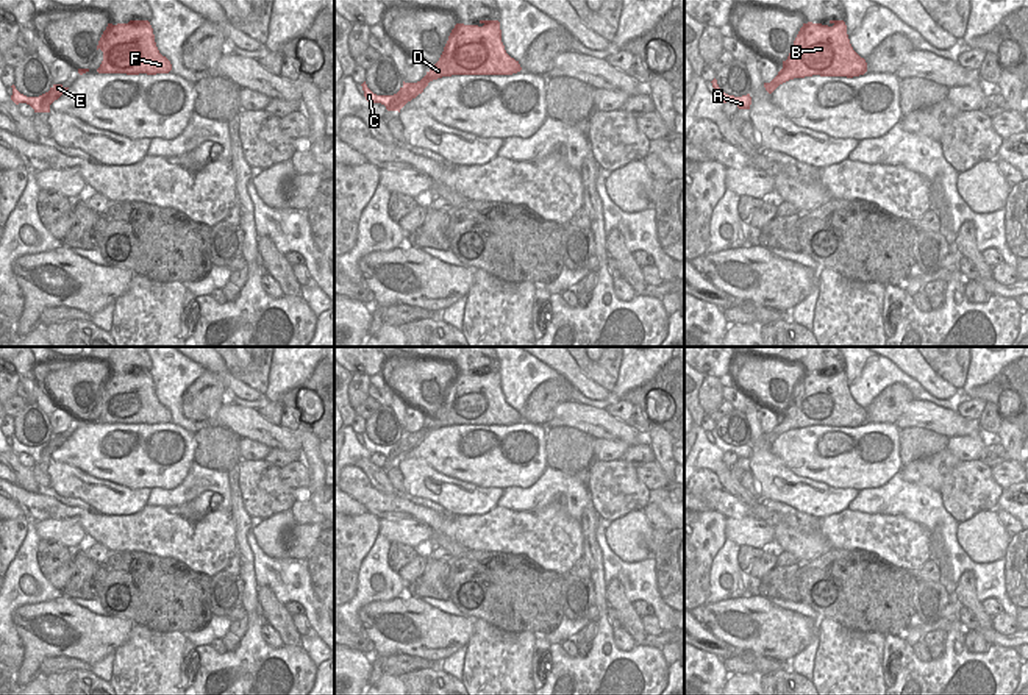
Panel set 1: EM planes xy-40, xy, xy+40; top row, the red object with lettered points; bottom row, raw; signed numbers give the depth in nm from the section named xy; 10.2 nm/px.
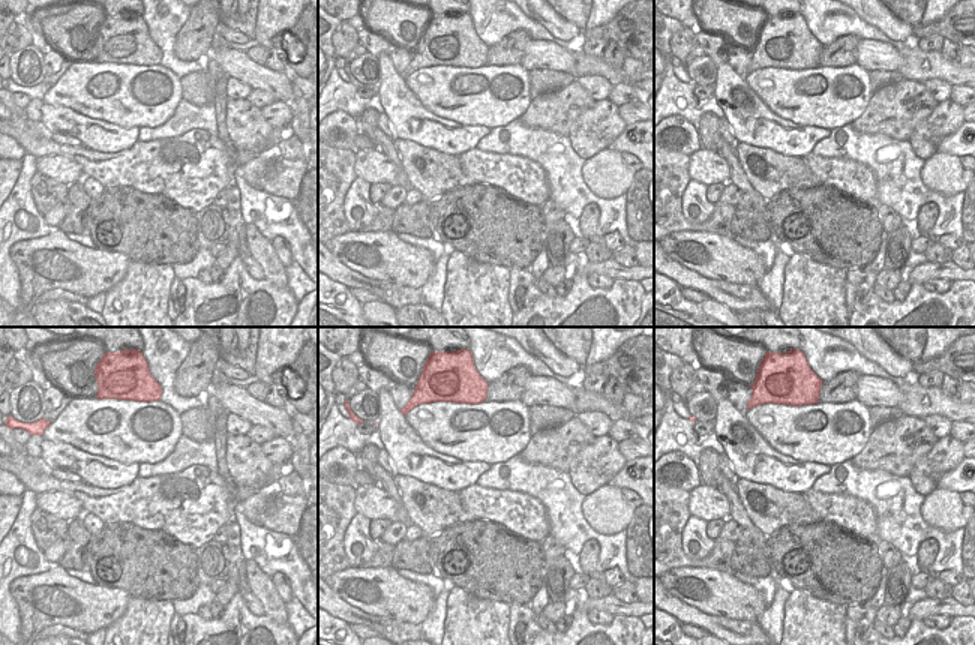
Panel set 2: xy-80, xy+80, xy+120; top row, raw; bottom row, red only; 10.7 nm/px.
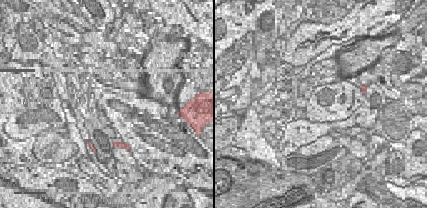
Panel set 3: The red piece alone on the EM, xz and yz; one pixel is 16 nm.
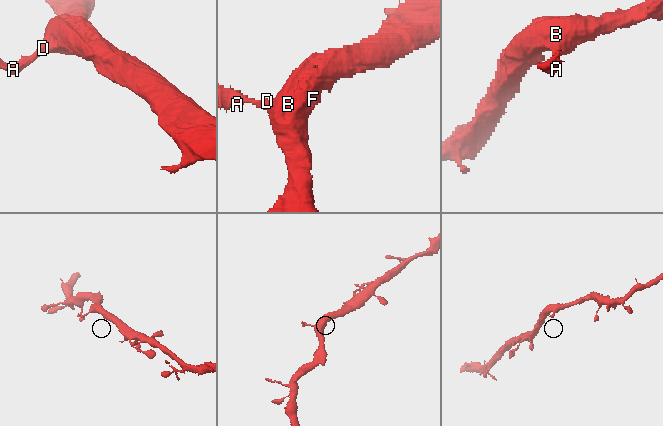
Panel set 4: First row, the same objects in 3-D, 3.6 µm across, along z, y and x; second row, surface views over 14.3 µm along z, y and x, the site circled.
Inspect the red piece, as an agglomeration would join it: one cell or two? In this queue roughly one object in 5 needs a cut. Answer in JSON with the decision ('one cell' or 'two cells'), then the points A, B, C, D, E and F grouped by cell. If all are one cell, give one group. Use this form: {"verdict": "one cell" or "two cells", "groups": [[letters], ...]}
{"verdict": "one cell", "groups": [["A", "B", "C", "D", "E", "F"]]}

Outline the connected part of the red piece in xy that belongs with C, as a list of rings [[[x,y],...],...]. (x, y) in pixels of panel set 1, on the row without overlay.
[[[480,370],[478,375],[456,373],[439,411],[417,433],[405,433],[394,445],[373,444],[361,434],[370,453],[381,453],[387,461],[398,461],[428,436],[430,431],[452,425],[512,425],[522,420],[502,392],[498,370]]]

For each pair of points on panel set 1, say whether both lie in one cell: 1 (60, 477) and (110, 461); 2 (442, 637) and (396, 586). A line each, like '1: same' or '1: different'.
1: different
2: different

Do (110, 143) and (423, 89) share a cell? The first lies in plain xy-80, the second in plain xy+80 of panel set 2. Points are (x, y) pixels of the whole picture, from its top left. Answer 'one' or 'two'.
two

